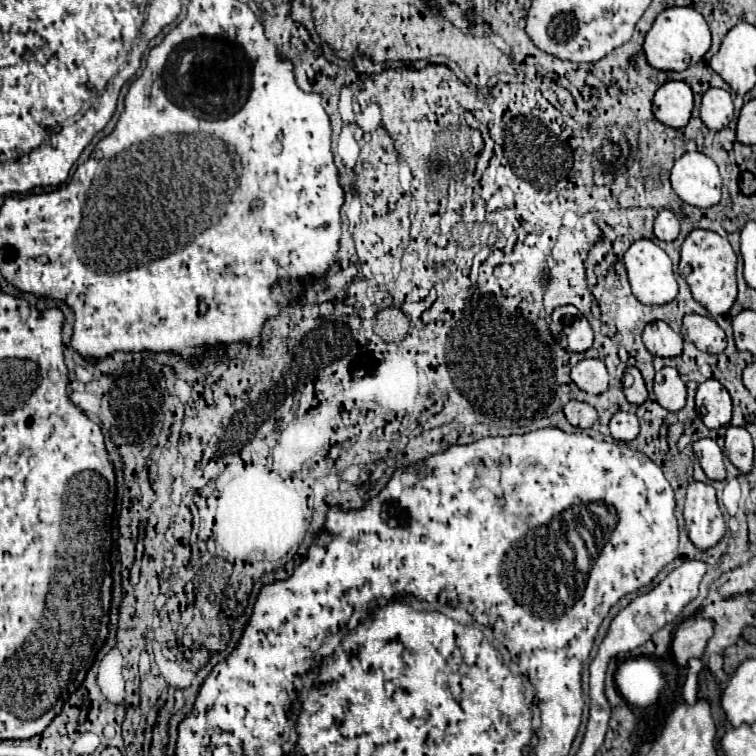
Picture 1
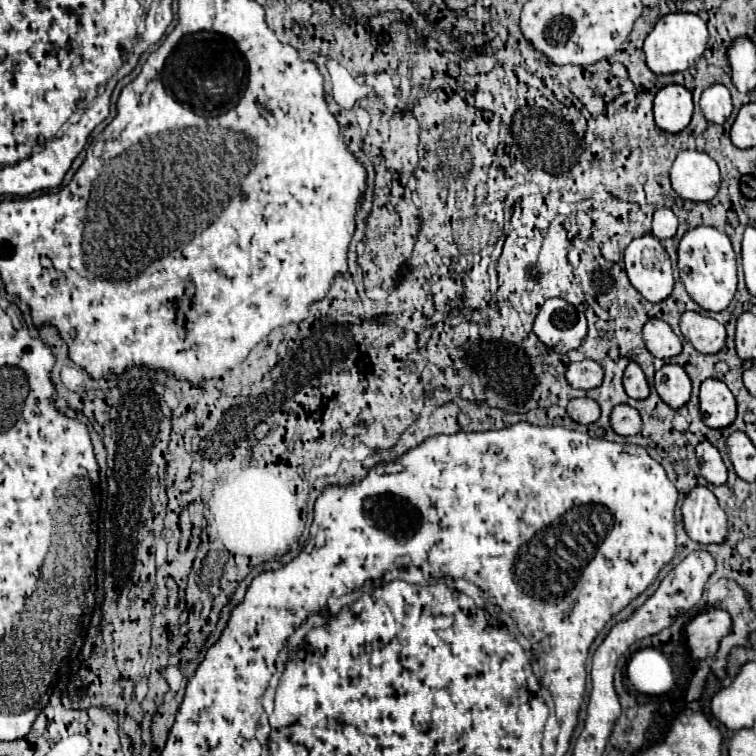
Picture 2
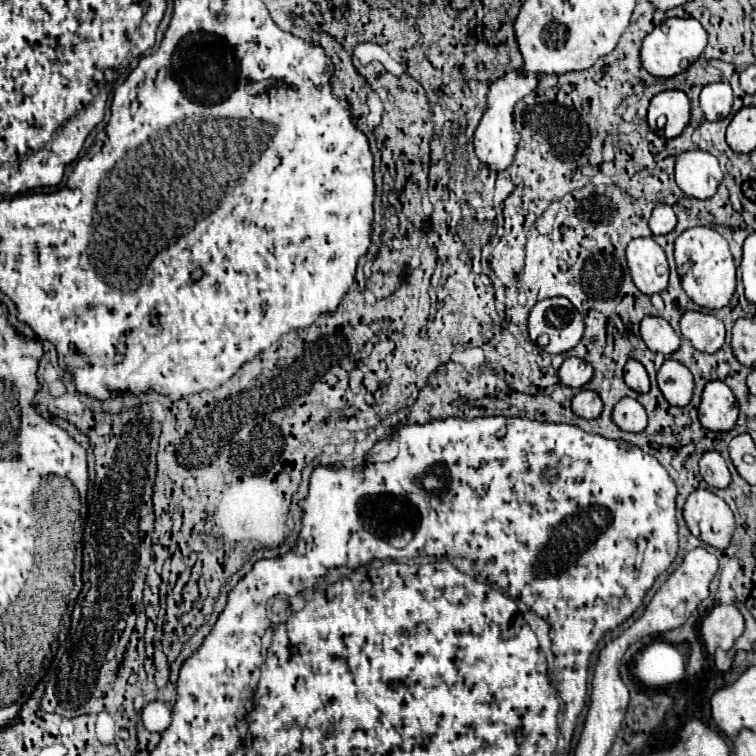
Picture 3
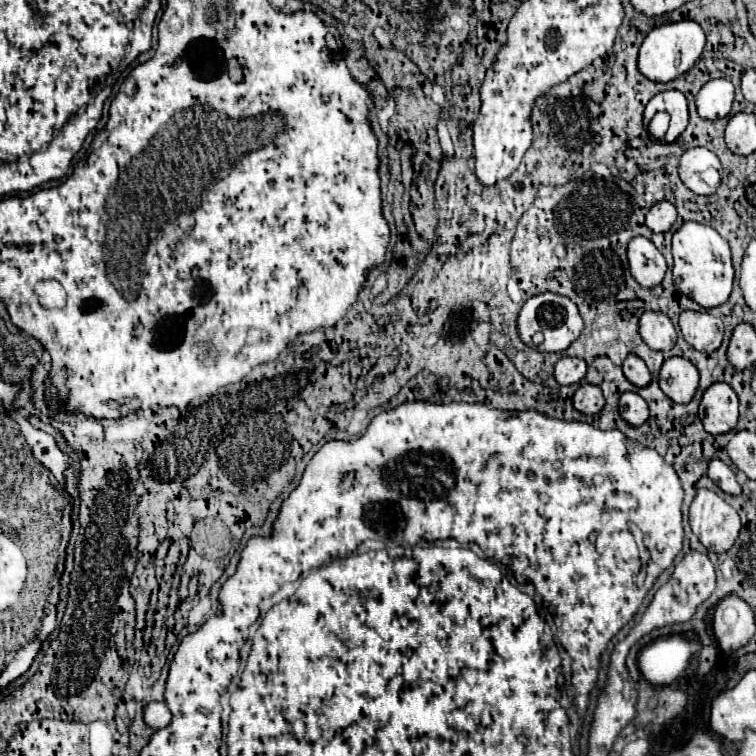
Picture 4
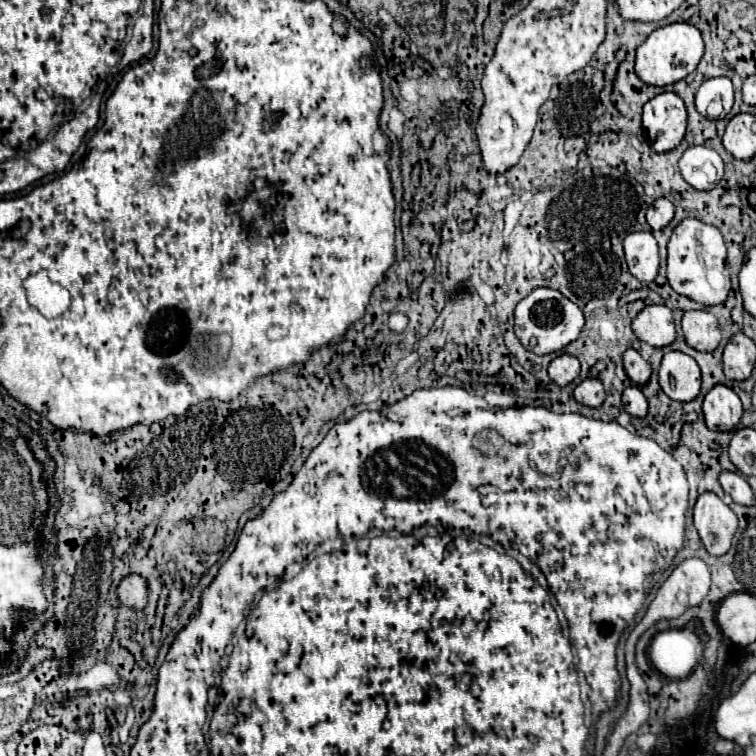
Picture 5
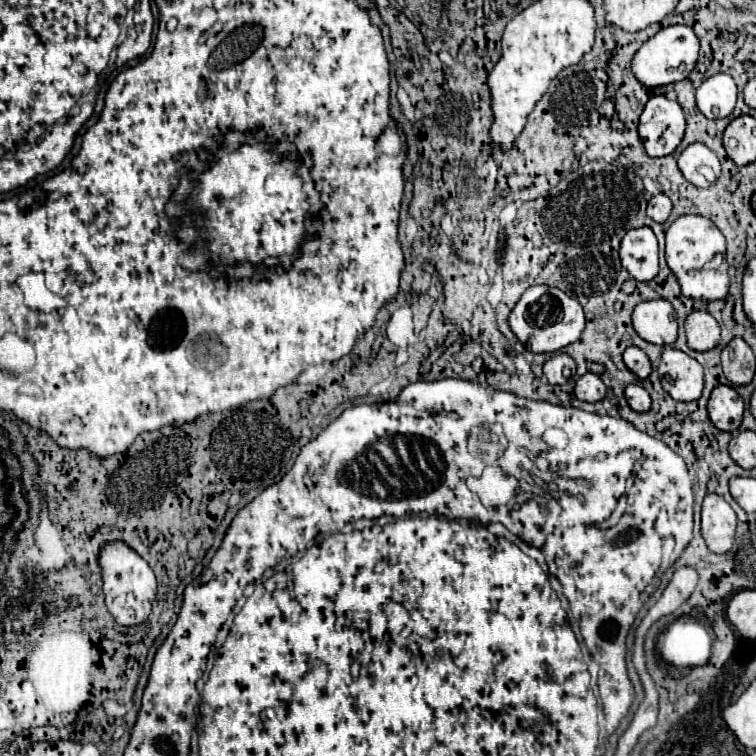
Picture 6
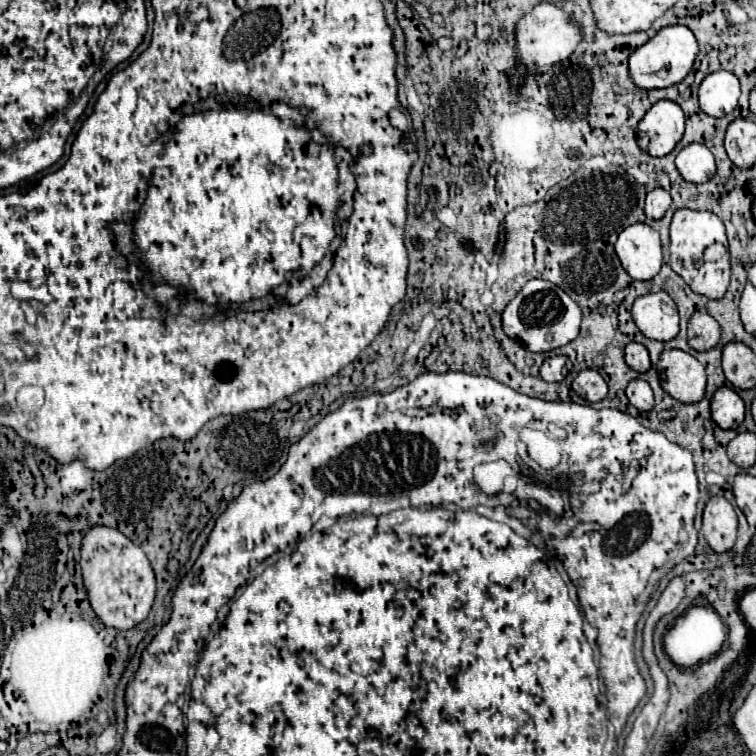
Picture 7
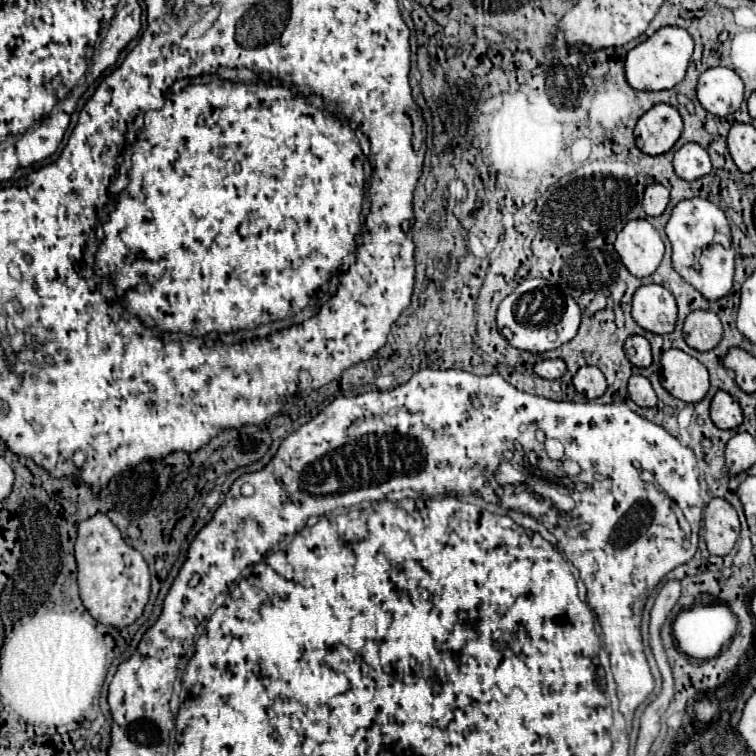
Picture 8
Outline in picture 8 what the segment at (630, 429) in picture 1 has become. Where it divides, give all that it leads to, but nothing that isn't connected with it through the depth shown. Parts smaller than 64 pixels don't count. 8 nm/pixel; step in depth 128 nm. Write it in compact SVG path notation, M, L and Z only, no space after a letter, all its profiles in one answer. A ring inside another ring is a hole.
M632 376L630 378L630 382L628 382L628 394L642 408L656 406L656 394L652 390L650 380L644 378L644 376Z

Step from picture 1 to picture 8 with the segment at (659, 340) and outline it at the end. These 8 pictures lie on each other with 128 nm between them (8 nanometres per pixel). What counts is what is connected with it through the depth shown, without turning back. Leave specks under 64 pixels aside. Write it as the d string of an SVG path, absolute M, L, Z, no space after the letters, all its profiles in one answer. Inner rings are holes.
M658 284L640 286L632 300L632 318L652 334L670 334L676 326L676 300Z

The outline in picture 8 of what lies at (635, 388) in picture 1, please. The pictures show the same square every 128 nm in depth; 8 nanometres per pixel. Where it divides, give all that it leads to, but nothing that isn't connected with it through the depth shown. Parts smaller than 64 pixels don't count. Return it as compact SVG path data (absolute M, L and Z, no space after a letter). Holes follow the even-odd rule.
M630 336L624 344L624 352L628 356L628 360L634 364L634 366L640 366L640 368L646 368L652 364L652 354L650 354L650 344L646 338L642 336Z

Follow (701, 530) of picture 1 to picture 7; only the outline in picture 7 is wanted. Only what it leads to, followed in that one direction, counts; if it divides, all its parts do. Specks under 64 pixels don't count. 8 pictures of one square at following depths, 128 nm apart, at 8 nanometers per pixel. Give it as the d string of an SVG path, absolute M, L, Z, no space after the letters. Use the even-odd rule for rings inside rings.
M710 496L704 508L702 534L714 552L726 552L736 542L736 512L724 496Z

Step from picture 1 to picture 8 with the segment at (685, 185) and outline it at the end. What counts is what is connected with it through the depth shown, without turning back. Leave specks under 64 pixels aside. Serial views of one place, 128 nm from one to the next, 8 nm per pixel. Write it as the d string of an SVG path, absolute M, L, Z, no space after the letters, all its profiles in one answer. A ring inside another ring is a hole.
M684 144L674 154L674 170L682 180L692 182L710 174L712 162L706 148L702 148L700 144Z

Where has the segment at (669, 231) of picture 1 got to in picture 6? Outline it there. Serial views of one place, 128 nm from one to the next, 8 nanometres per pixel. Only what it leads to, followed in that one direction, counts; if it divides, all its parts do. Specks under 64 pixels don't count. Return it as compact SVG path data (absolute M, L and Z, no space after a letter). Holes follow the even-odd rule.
M656 194L650 202L648 202L648 216L654 222L666 222L668 216L672 212L672 200L666 194Z

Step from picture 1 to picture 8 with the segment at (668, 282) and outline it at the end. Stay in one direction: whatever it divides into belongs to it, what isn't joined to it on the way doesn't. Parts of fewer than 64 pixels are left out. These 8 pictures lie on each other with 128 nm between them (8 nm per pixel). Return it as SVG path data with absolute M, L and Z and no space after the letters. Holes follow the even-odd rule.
M630 220L618 234L614 248L636 278L654 274L664 256L662 238L648 220Z

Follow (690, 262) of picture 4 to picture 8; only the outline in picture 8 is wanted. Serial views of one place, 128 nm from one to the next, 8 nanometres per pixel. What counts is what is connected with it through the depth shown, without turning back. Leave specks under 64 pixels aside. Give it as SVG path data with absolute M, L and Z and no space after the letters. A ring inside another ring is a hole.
M704 198L678 202L666 224L666 236L672 244L674 270L706 300L718 300L730 292L734 278L734 248L728 220L716 204Z

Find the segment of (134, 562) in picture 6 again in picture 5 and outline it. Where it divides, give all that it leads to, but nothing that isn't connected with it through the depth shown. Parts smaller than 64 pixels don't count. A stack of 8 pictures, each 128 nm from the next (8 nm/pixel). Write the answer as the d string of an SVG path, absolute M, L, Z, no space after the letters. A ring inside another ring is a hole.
M128 576L118 586L120 602L134 610L140 610L146 606L146 592L148 592L146 580L140 576Z

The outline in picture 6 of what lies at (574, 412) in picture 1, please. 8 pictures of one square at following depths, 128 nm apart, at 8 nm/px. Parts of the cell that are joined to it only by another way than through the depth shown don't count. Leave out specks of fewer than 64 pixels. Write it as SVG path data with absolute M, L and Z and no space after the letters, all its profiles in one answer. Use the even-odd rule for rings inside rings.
M588 372L576 382L574 394L578 400L584 400L584 402L600 402L606 396L606 386L600 380L600 376Z

